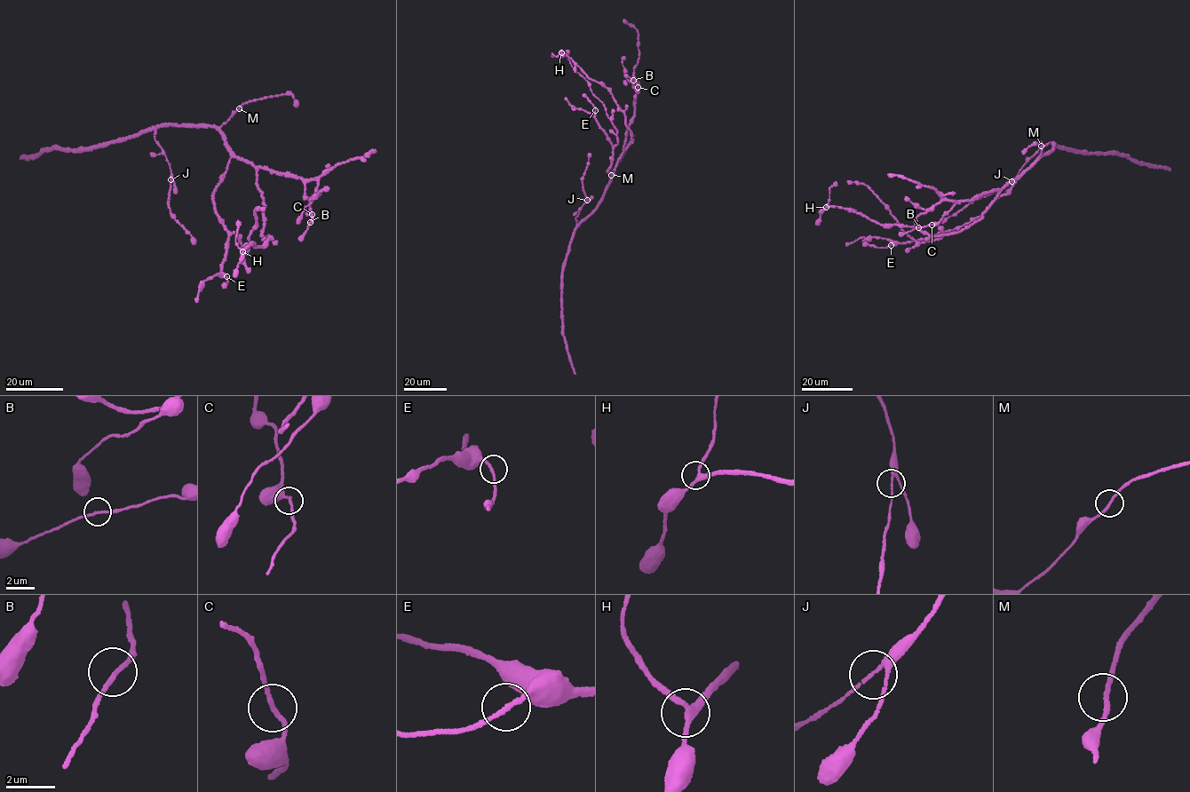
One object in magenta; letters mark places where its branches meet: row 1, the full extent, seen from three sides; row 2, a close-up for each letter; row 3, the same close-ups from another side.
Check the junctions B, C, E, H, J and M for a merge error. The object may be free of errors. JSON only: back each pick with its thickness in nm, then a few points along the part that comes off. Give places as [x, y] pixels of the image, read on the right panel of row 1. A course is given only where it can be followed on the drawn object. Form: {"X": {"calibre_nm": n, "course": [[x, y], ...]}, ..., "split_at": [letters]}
{"split_at": []}

